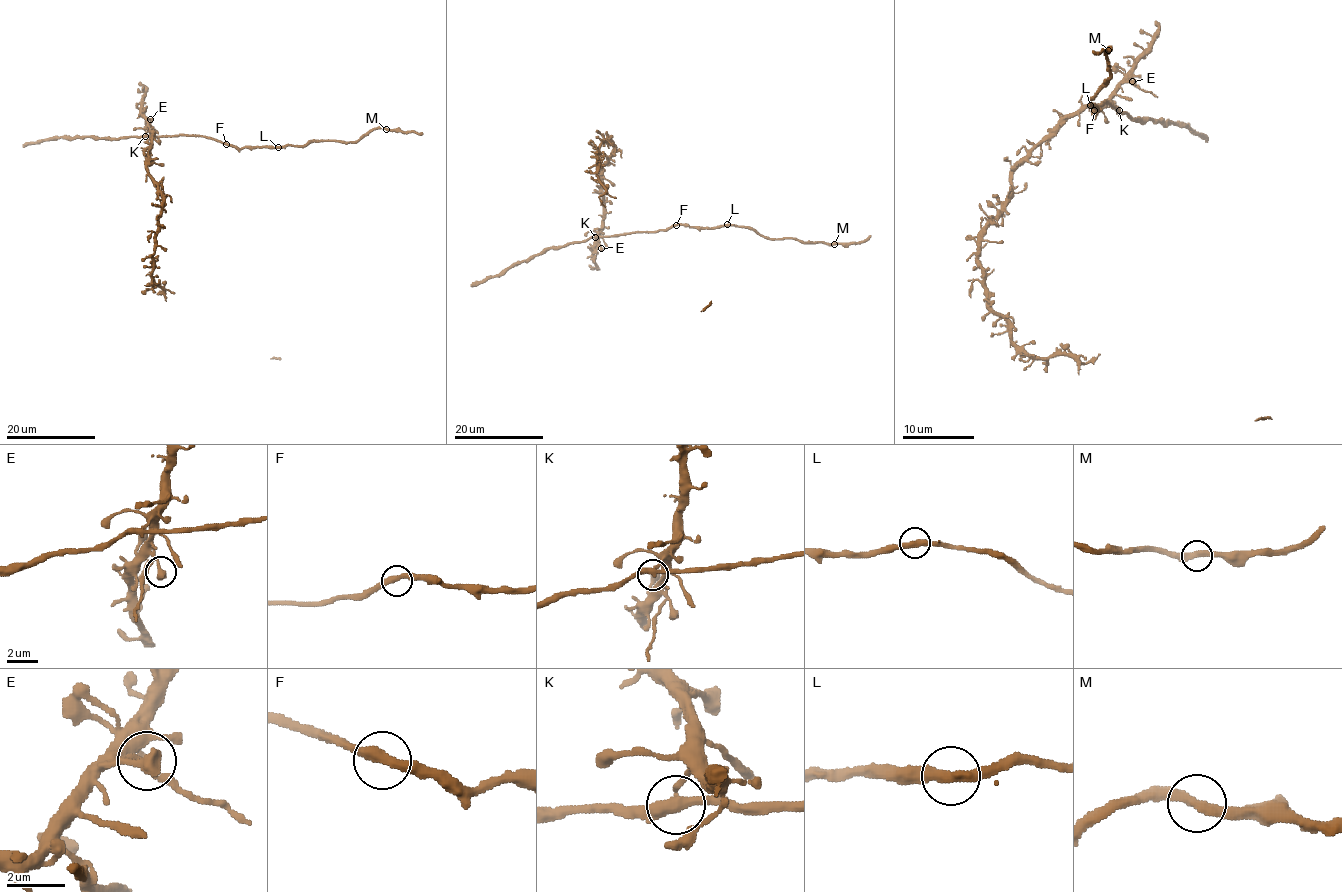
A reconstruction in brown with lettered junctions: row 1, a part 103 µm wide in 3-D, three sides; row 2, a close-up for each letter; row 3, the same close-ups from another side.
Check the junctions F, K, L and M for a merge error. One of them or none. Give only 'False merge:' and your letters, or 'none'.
False merge: K

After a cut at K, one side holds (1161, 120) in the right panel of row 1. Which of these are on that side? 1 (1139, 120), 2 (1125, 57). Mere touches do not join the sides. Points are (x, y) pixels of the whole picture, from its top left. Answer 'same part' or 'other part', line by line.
1: same part
2: other part

